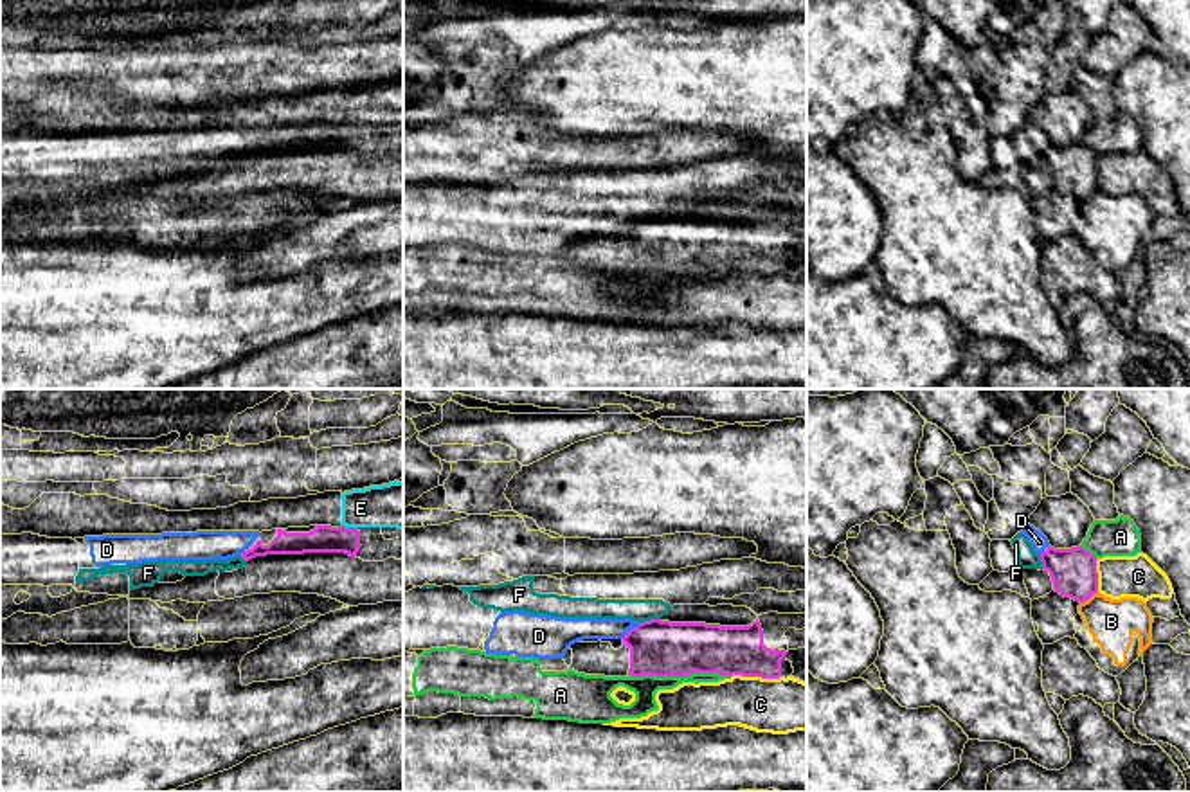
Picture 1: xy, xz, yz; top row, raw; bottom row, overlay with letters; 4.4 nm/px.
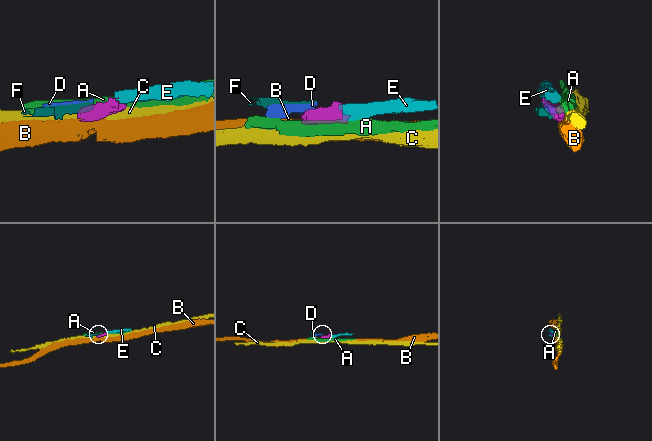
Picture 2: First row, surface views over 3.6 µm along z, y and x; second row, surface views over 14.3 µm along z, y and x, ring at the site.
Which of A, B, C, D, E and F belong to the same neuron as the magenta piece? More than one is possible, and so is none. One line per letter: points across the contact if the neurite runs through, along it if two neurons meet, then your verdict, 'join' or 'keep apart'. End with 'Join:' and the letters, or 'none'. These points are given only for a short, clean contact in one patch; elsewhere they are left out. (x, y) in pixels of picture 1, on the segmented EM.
A: keep apart
B: border yz (1097, 591), (1081, 603); keep apart
C: keep apart
D: border xz (640, 621), (622, 638); keep apart
E: keep apart
F: border xz (659, 618), (641, 623); keep apart
Join: none

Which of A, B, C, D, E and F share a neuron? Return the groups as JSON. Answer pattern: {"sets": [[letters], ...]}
{"sets": [["A"], ["B"], ["C"], ["D", "F"], ["E"]]}

